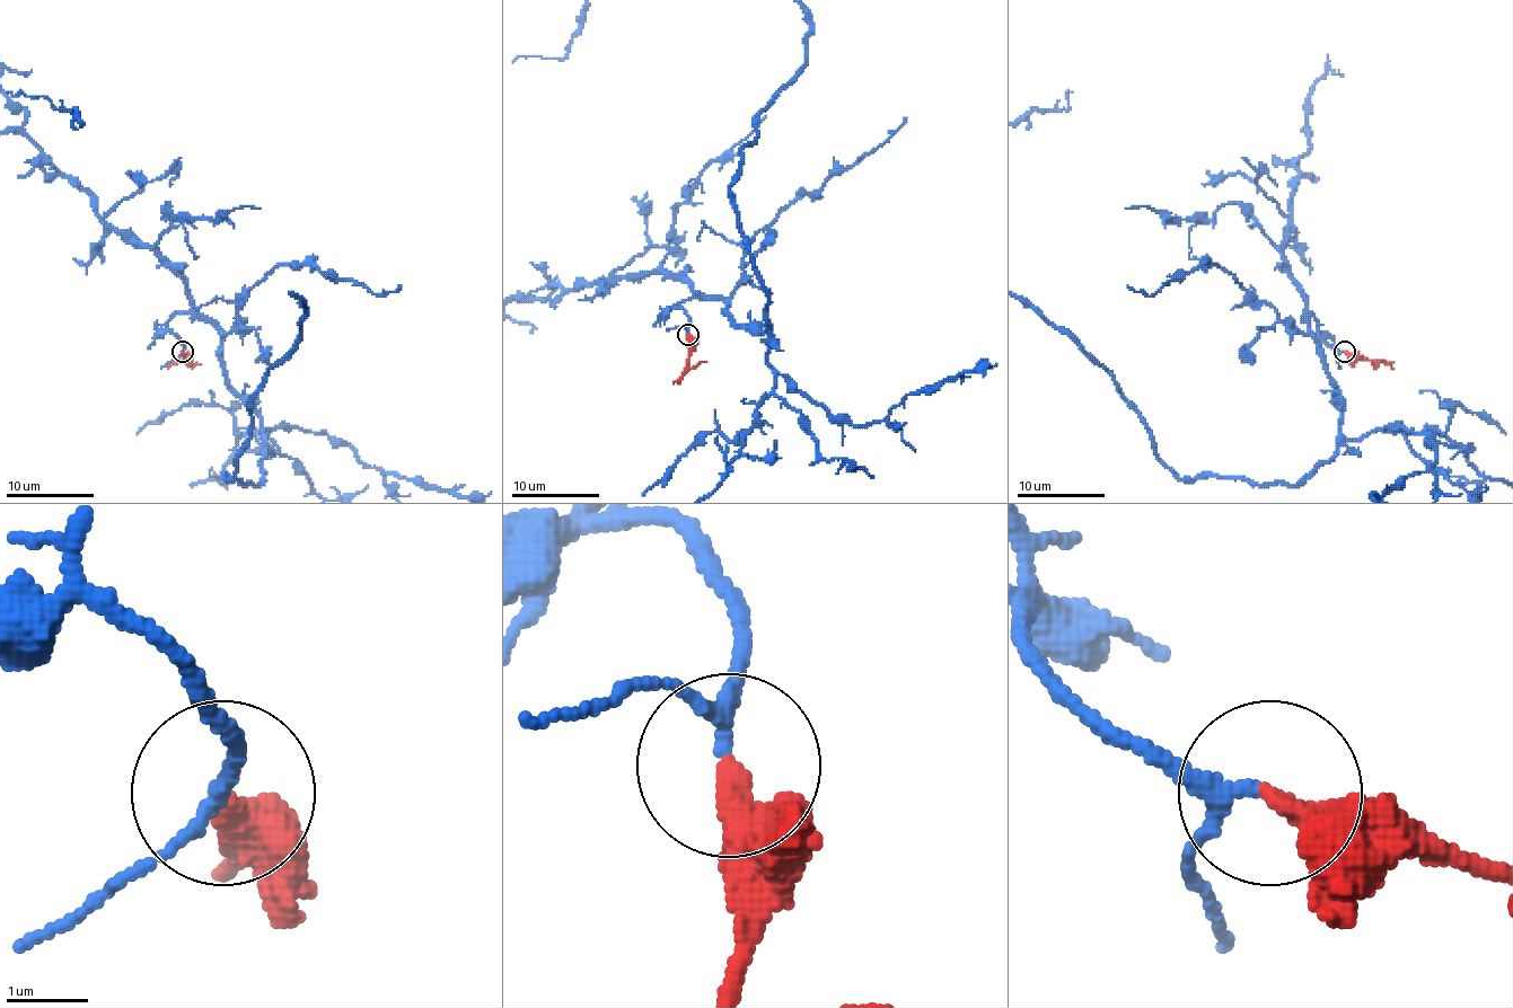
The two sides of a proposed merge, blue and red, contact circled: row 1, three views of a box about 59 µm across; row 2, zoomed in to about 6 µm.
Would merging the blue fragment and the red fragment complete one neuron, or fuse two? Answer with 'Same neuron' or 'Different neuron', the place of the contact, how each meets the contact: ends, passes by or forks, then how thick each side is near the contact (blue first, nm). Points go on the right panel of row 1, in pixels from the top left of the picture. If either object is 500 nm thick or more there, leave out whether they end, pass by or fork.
Same neuron. Place: (1345, 352). At the ring blue passes by. At the ring red ends. Thickness 160 nm (blue) against 360 nm

